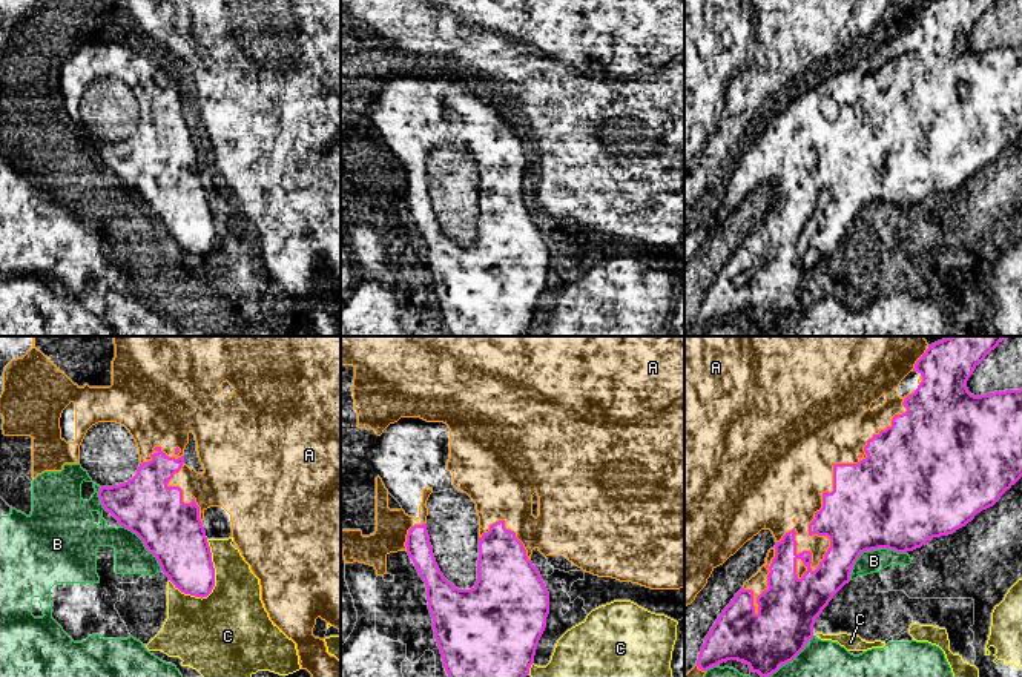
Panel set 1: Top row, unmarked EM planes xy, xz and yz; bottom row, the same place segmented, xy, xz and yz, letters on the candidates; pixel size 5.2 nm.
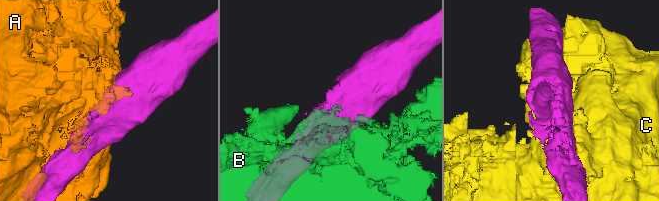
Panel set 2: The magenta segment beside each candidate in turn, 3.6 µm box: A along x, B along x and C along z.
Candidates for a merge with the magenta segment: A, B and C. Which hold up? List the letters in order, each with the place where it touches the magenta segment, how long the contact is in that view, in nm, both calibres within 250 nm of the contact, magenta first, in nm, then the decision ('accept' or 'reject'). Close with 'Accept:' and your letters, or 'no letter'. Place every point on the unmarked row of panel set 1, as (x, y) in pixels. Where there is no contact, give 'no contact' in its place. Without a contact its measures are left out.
A: contact yz (834, 137); length 1150 nm; calibres 460 and 460 nm; reject
B: contact yz (870, 206); length 340 nm; calibres 460 and 120 nm; reject
C: contact xy (214, 226); length 320 nm; calibres 300 and 320 nm; reject
Accept: no letter

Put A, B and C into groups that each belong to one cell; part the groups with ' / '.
A / B / C

